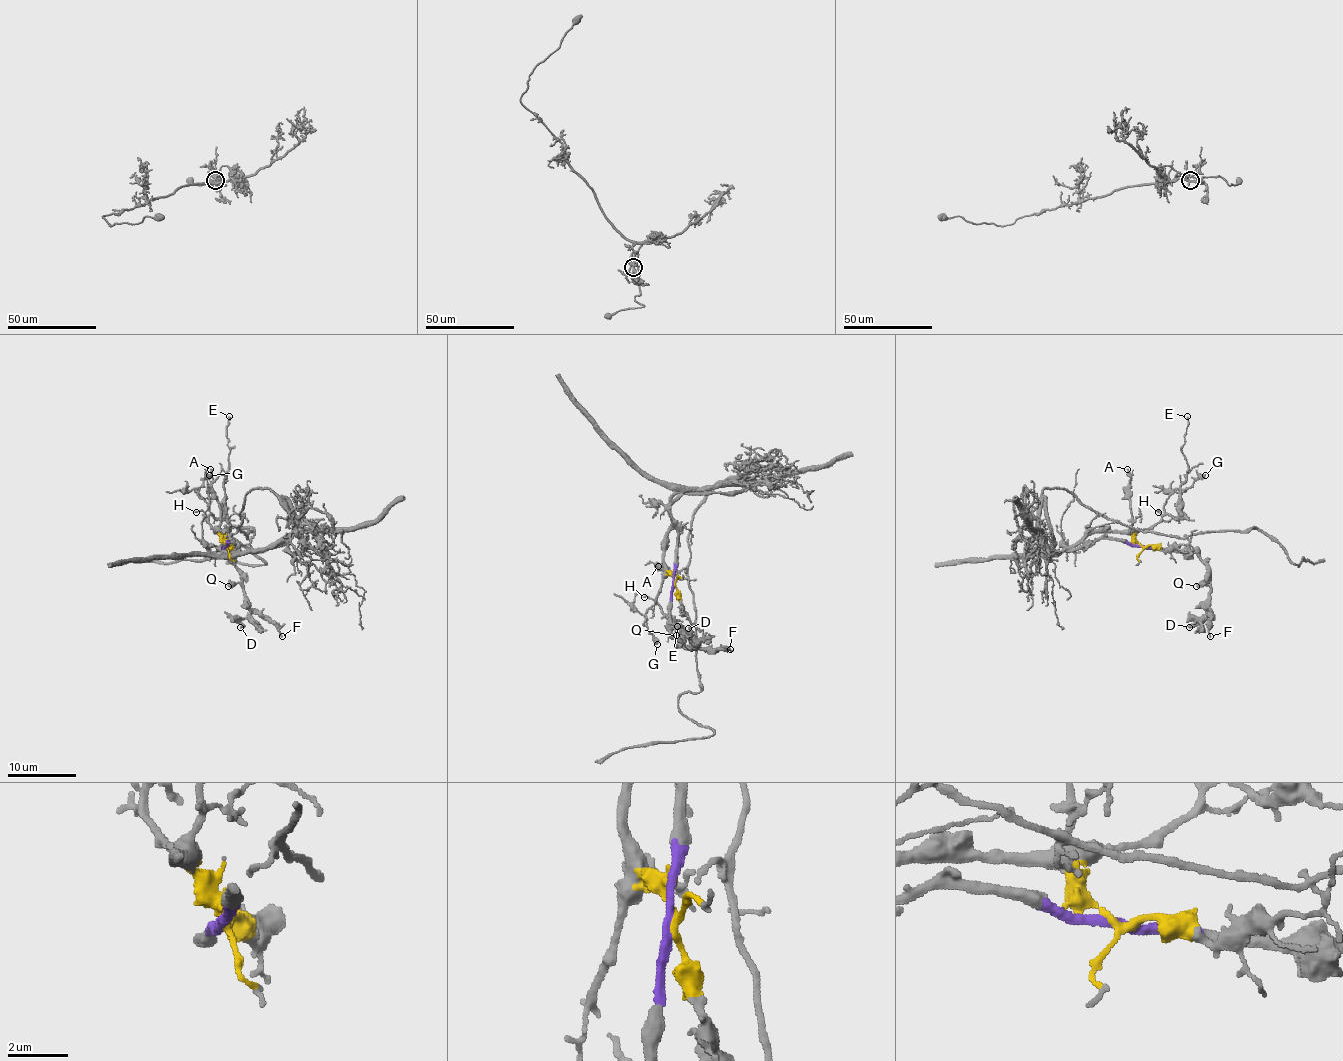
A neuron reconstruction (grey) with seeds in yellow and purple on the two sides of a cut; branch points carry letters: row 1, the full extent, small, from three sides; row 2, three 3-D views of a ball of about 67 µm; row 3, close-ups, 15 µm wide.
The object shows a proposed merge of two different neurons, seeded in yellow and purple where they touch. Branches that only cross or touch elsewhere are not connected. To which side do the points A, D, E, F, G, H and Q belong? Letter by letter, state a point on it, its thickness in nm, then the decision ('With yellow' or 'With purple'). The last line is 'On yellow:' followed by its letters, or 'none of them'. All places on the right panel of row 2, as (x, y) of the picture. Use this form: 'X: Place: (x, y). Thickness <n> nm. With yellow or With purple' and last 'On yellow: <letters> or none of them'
A: Place: (1127, 469). Thickness 220 nm. With yellow
D: Place: (1189, 627). Thickness 320 nm. With purple
E: Place: (1187, 416). Thickness 120 nm. With yellow
F: Place: (1210, 636). Thickness 130 nm. With purple
G: Place: (1205, 475). Thickness 480 nm. With yellow
H: Place: (1158, 512). Thickness 130 nm. With yellow
Q: Place: (1196, 586). Thickness 500 nm. With purple
On yellow: A, E, G, H

